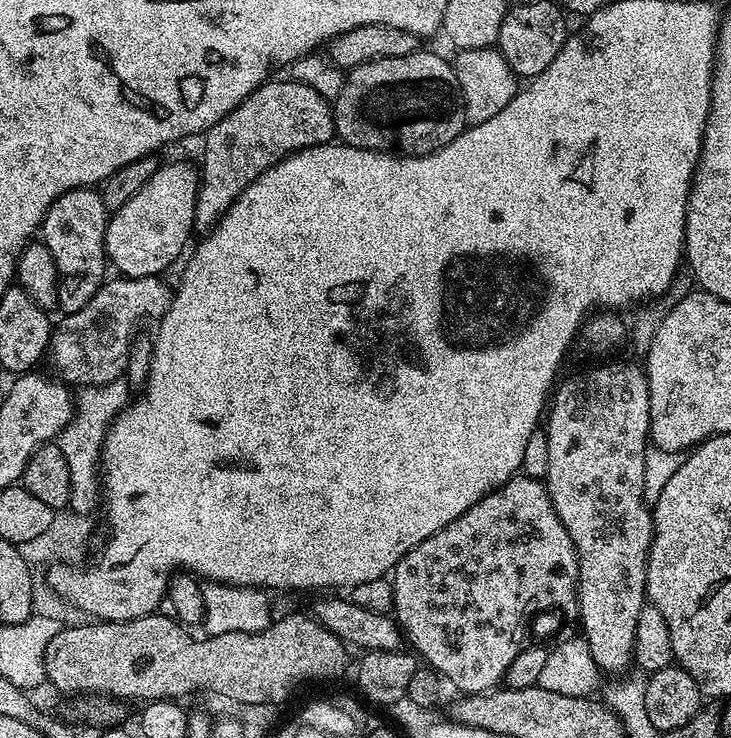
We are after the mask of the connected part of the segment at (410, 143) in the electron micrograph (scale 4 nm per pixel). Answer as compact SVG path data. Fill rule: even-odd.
M423 50L411 52L402 58L378 58L377 60L366 62L365 64L359 64L356 68L351 69L351 71L345 75L342 90L338 93L334 101L332 117L336 120L336 136L339 137L343 143L354 146L355 148L368 148L371 152L395 150L397 153L407 154L409 156L424 156L427 152L438 151L442 146L454 142L454 138L458 138L466 127L464 99L460 93L455 67L453 67L449 61L447 64L442 57L435 56L432 52L423 52Z

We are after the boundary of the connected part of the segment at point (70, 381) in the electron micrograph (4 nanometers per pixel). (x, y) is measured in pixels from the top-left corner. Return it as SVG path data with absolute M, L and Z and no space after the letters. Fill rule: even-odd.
M160 276L115 279L105 282L94 298L82 306L82 310L67 313L63 317L64 321L52 329L51 371L69 386L108 384L123 377L130 358L132 337L141 327L140 319L143 316L159 318L170 306L173 289L170 284L168 288L167 282Z

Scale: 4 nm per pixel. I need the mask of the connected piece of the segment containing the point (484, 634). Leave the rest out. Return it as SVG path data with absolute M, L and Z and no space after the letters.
M517 474L512 479L507 480L502 487L486 493L473 508L466 510L466 514L462 514L454 522L450 522L450 526L430 534L430 538L426 538L426 542L418 542L418 546L410 549L396 563L395 568L390 573L392 581L392 612L396 623L400 625L403 639L407 643L408 640L412 643L410 645L411 651L427 667L440 673L447 683L449 680L457 688L455 691L460 694L491 692L507 677L510 670L510 662L514 662L514 658L518 658L518 654L526 646L526 640L524 640L524 638L526 639L524 629L526 621L540 612L552 609L564 610L568 603L573 603L576 600L576 590L580 575L578 574L574 542L570 538L570 534L566 534L566 526L562 526L562 522L554 510L552 499L548 496L545 481L543 479L535 480L532 476L524 475Z

